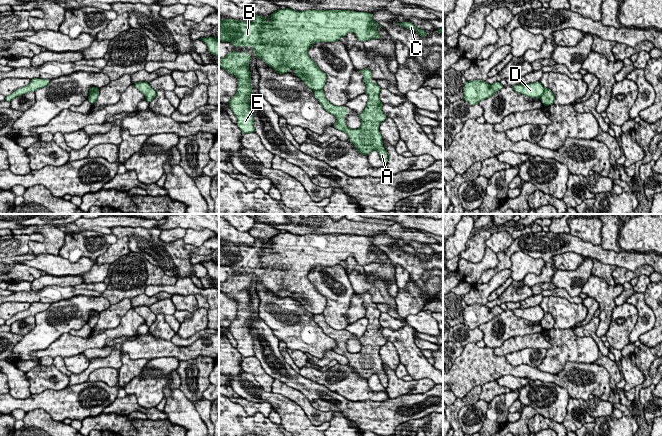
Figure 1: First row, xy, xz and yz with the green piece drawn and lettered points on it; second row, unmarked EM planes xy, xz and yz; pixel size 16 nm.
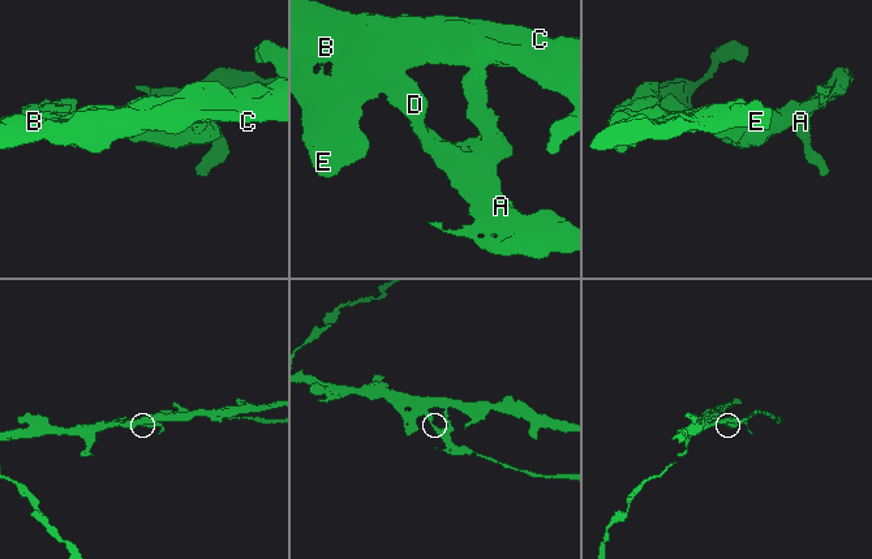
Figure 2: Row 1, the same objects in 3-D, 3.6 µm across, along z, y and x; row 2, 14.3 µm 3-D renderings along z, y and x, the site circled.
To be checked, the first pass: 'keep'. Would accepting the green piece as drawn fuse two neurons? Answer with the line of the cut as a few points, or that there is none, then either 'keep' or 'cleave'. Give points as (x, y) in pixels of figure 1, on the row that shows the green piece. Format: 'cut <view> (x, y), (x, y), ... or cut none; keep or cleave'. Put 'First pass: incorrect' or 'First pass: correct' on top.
First pass: incorrect
cut yz (545, 88), (540, 98); cleave

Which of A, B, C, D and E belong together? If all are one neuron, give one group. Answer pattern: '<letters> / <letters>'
A / B C D E

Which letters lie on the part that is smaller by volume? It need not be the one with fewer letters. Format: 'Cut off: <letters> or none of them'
Cut off: A

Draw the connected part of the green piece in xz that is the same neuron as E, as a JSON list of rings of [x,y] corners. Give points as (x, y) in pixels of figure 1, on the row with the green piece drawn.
[[[290,8],[279,9],[271,13],[267,18],[259,15],[255,15],[253,22],[237,21],[234,19],[222,20],[219,17],[219,42],[230,42],[234,47],[242,46],[244,48],[243,54],[240,56],[239,51],[233,51],[228,53],[224,58],[219,58],[219,67],[225,69],[228,73],[234,75],[238,79],[238,88],[236,95],[231,97],[229,105],[232,112],[237,117],[237,125],[243,134],[254,132],[254,120],[253,114],[250,111],[251,104],[248,102],[251,100],[252,85],[250,82],[251,71],[249,70],[249,63],[251,62],[251,56],[247,54],[246,46],[252,45],[252,52],[256,54],[256,59],[261,57],[262,60],[272,67],[278,74],[284,74],[289,72],[289,69],[296,71],[295,76],[299,77],[310,89],[323,90],[327,76],[322,72],[316,63],[309,57],[308,49],[316,42],[336,42],[341,37],[346,36],[349,32],[353,32],[360,42],[365,42],[370,39],[382,39],[376,29],[377,26],[382,27],[376,21],[373,20],[371,13],[356,12],[350,10],[304,10],[296,11]]]

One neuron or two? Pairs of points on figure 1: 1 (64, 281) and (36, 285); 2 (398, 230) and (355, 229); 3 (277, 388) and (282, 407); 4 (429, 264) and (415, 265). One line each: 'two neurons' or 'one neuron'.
1: one neuron
2: one neuron
3: two neurons
4: one neuron

